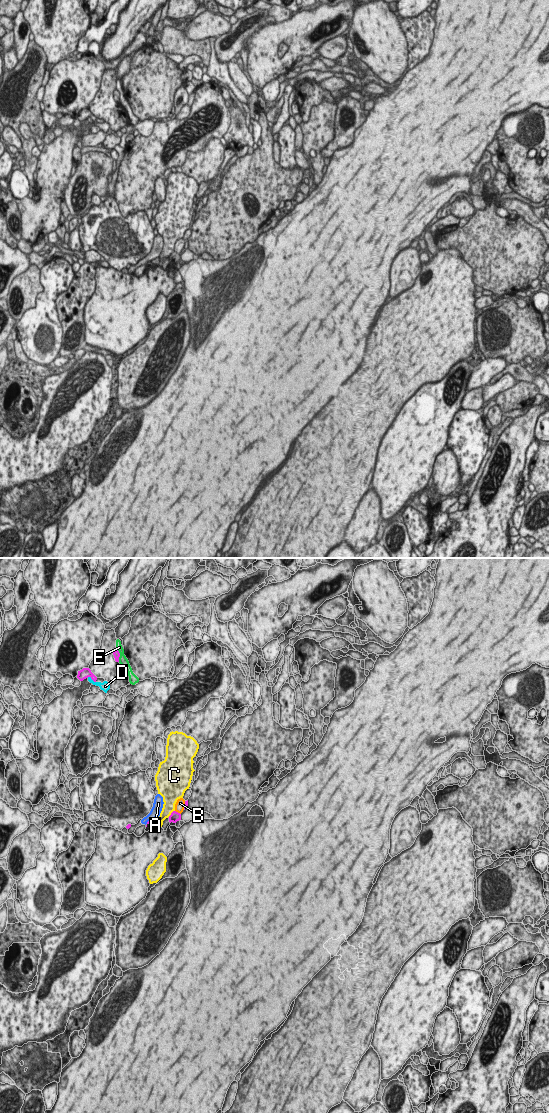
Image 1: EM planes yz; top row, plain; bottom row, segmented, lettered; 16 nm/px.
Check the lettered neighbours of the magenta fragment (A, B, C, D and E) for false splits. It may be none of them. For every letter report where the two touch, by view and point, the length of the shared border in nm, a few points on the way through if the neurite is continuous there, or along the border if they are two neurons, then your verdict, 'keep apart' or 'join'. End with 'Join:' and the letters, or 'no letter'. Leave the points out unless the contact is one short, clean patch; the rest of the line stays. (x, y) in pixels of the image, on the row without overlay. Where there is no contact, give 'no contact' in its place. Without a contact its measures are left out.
A: contact yz (148, 261); length 110 nm; border yz (151, 260), (146, 263); keep apart
B: contact yz (177, 252); length 120 nm; border yz (175, 250), (180, 254); keep apart
C: contact yz (171, 253); length 150 nm; keep apart
D: contact yz (91, 118); length 170 nm; border yz (87, 117), (90, 117), (95, 122); keep apart
E: contact yz (119, 95); length 220 nm; border yz (116, 88), (119, 93), (119, 101); keep apart
Join: no letter

